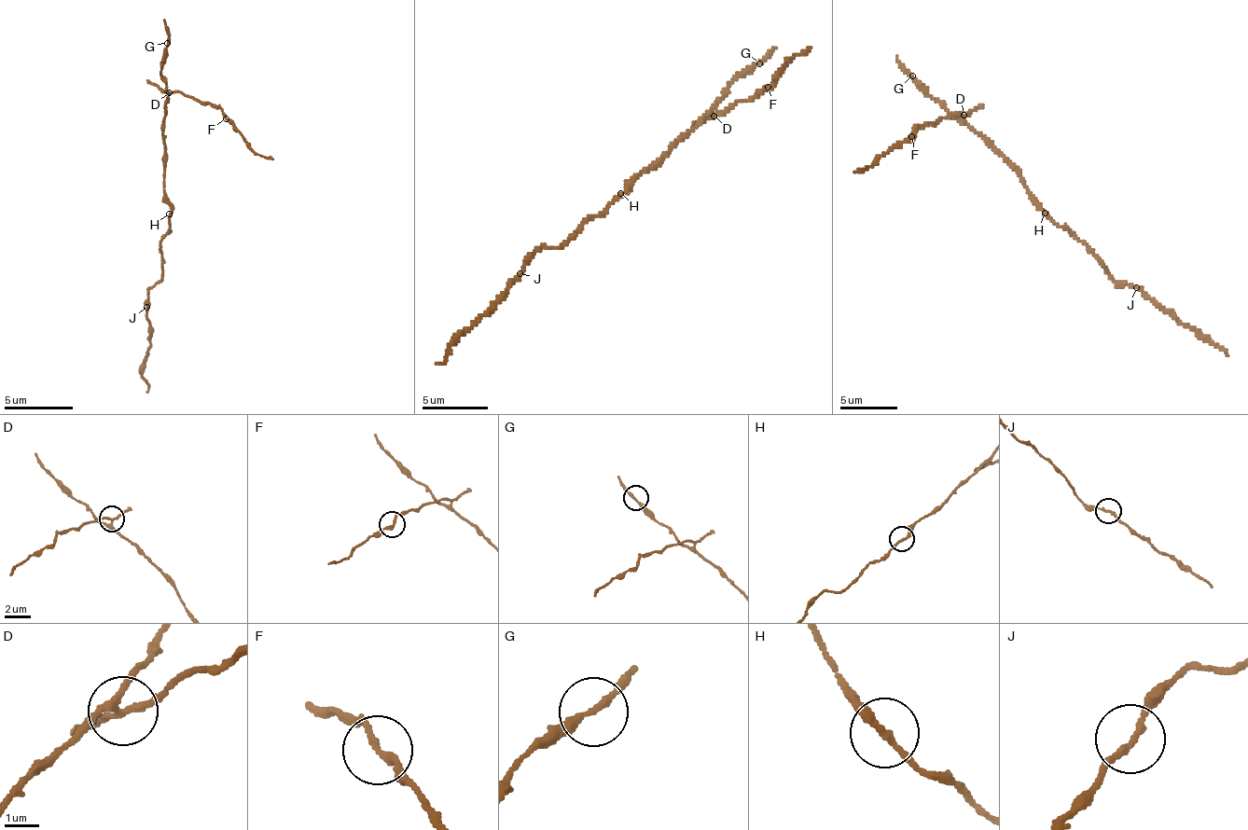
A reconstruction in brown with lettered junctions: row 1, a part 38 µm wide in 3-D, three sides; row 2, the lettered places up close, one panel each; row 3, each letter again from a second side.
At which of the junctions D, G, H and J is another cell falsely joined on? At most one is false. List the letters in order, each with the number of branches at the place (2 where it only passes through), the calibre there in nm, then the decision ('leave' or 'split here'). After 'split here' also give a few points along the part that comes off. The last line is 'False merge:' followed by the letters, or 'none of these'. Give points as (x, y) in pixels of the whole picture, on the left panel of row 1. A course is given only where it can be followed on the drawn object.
D: 4 | 190 nm | split here | (170, 93), (213, 102), (256, 154), (273, 159)
G: 2 | 200 nm | leave
H: 2 | 240 nm | leave
J: 2 | 190 nm | leave
False merge: D

